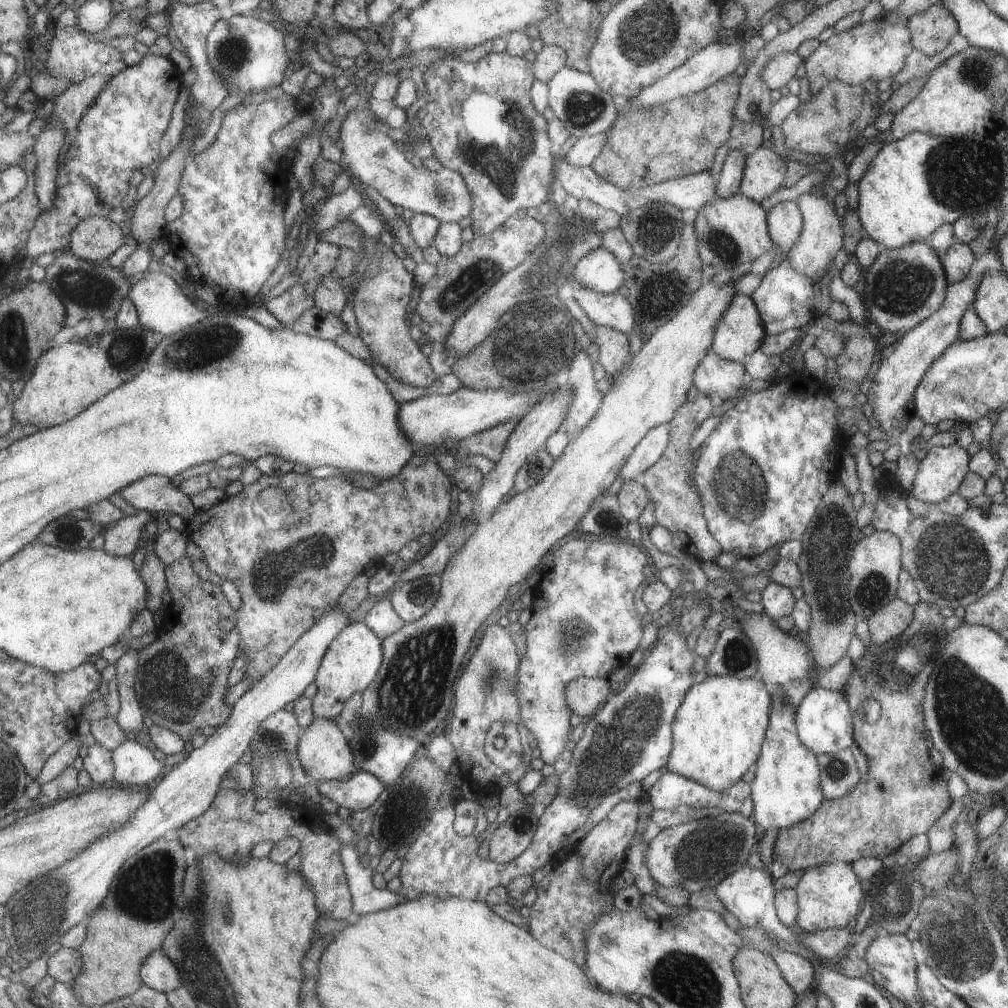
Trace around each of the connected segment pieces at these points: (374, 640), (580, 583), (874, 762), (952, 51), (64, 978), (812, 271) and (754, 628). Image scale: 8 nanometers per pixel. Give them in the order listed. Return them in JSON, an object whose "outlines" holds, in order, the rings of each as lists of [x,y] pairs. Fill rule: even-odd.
{"outlines":[[[[361,622],[347,626],[345,632],[341,632],[341,638],[337,638],[337,642],[333,642],[329,648],[329,654],[325,654],[325,662],[317,674],[317,694],[311,704],[313,716],[317,720],[333,720],[339,716],[351,696],[369,690],[369,686],[377,682],[377,674],[381,674],[383,662],[385,644],[379,640],[379,636]]],[[[573,536],[557,552],[551,554],[555,566],[545,570],[535,580],[535,604],[531,608],[533,620],[527,628],[527,654],[521,662],[521,678],[517,684],[517,696],[525,708],[523,722],[527,734],[533,736],[535,746],[541,750],[541,760],[553,766],[559,754],[567,746],[571,734],[571,716],[575,714],[567,702],[567,688],[577,678],[607,678],[613,670],[629,664],[629,656],[641,646],[645,626],[643,616],[635,610],[635,592],[645,580],[647,554],[639,542],[611,540],[611,538],[589,538]]],[[[919,602],[913,608],[913,620],[909,628],[899,636],[893,638],[891,642],[885,642],[881,646],[865,648],[863,658],[859,658],[853,664],[851,676],[847,678],[847,684],[843,686],[841,694],[845,696],[851,716],[853,716],[853,740],[857,748],[867,756],[869,762],[869,774],[861,776],[857,788],[837,800],[823,800],[821,808],[817,808],[815,814],[805,818],[805,822],[799,822],[797,826],[791,826],[789,830],[781,830],[777,840],[775,840],[775,862],[781,862],[787,866],[789,872],[795,870],[809,870],[813,866],[821,864],[853,864],[859,858],[883,858],[889,854],[895,854],[899,846],[903,846],[907,840],[919,834],[927,834],[933,822],[951,806],[951,798],[947,794],[945,778],[943,774],[929,762],[929,750],[923,742],[923,708],[921,708],[921,698],[923,698],[923,686],[927,686],[929,676],[933,674],[937,652],[943,648],[943,620],[937,610],[925,602]],[[879,676],[891,678],[891,688],[885,690],[879,682]],[[865,698],[875,698],[881,706],[881,714],[873,724],[867,724],[857,716],[857,708]]],[[[955,34],[953,38],[951,38],[951,42],[939,52],[939,54],[935,54],[935,56],[925,56],[925,54],[921,54],[921,52],[917,52],[917,50],[911,50],[909,54],[907,54],[907,58],[905,58],[905,66],[899,70],[899,74],[895,76],[895,82],[899,82],[899,84],[905,84],[905,82],[911,82],[911,80],[915,80],[917,76],[921,76],[921,74],[929,74],[929,72],[933,72],[937,66],[941,66],[941,64],[945,64],[951,56],[955,56],[955,54],[961,54],[965,48],[969,48],[969,42],[961,36],[961,34]]],[[[57,948],[47,962],[47,976],[61,984],[75,984],[85,970],[85,958],[81,950]]],[[[807,192],[797,198],[797,204],[803,218],[803,226],[795,244],[787,252],[787,262],[789,268],[795,270],[801,278],[809,278],[813,282],[819,272],[827,274],[827,266],[833,262],[833,256],[843,248],[843,226],[841,220],[835,216],[833,204],[823,196],[815,196]]],[[[751,614],[743,620],[741,628],[743,632],[751,638],[751,644],[755,646],[757,650],[757,662],[759,662],[759,668],[757,668],[757,674],[755,678],[757,680],[763,680],[765,684],[769,684],[771,688],[775,686],[781,686],[787,694],[787,702],[789,706],[793,708],[793,712],[797,710],[799,702],[805,698],[805,694],[809,694],[809,690],[813,688],[813,684],[817,682],[815,678],[815,672],[813,672],[813,660],[811,660],[811,654],[807,650],[807,644],[803,640],[797,640],[797,638],[791,638],[787,636],[785,632],[781,632],[777,626],[773,626],[775,622],[771,618],[767,618],[765,614],[759,616],[759,614]]]]}

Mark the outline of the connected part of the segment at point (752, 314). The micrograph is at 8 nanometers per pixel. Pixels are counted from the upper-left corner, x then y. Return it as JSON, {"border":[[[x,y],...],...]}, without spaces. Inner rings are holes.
{"border":[[[737,290],[717,326],[715,344],[711,350],[725,360],[743,364],[749,354],[761,348],[763,338],[765,328],[753,298]]]}

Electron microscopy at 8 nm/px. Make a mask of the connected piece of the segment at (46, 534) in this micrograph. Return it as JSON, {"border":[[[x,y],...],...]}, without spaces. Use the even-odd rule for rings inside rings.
{"border":[[[73,516],[59,518],[57,522],[53,522],[51,526],[47,526],[41,532],[39,542],[47,544],[47,546],[57,546],[59,550],[83,550],[87,546],[91,546],[91,540],[97,534],[103,534],[105,528],[91,522],[91,520],[77,520]],[[65,528],[65,534],[63,534]]]}

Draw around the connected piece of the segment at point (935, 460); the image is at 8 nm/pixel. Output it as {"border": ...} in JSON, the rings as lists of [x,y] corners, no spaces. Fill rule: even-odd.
{"border":[[[957,444],[927,450],[919,460],[911,496],[937,506],[941,500],[957,492],[963,478],[969,474],[969,460],[971,456],[967,450]]]}

